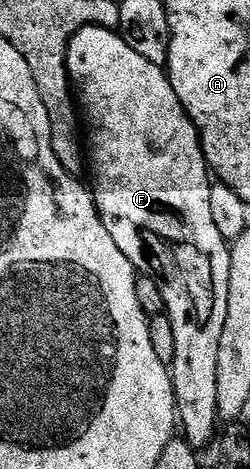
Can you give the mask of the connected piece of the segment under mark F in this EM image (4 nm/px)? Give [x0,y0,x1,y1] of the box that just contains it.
[66,25,230,451]

